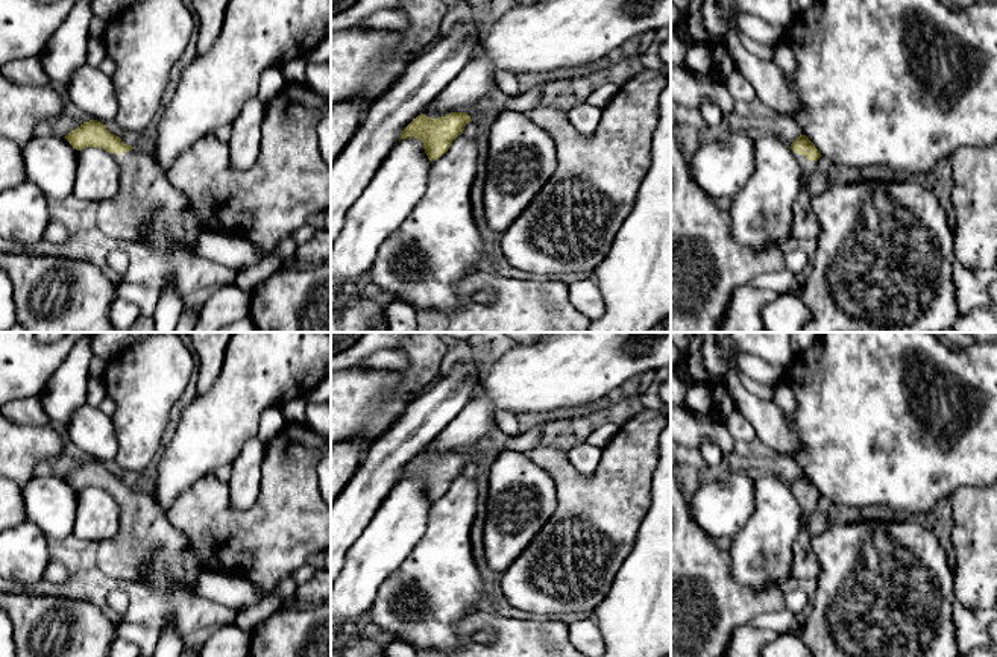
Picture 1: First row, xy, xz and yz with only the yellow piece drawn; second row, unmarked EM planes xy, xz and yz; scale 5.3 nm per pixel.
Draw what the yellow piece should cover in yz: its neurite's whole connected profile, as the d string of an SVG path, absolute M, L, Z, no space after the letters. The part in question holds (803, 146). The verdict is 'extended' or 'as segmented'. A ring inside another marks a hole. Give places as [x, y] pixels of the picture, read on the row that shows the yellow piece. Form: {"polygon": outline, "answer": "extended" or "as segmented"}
{"polygon": "M800 135L792 144L791 149L803 170L801 190L798 199L792 208L791 218L791 237L798 240L813 238L819 235L819 223L810 206L810 178L816 170L818 159L822 156L821 152L806 135Z", "answer": "extended"}

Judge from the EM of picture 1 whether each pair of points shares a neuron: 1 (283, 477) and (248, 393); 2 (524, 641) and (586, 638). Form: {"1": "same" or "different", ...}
{"1": "different", "2": "different"}

